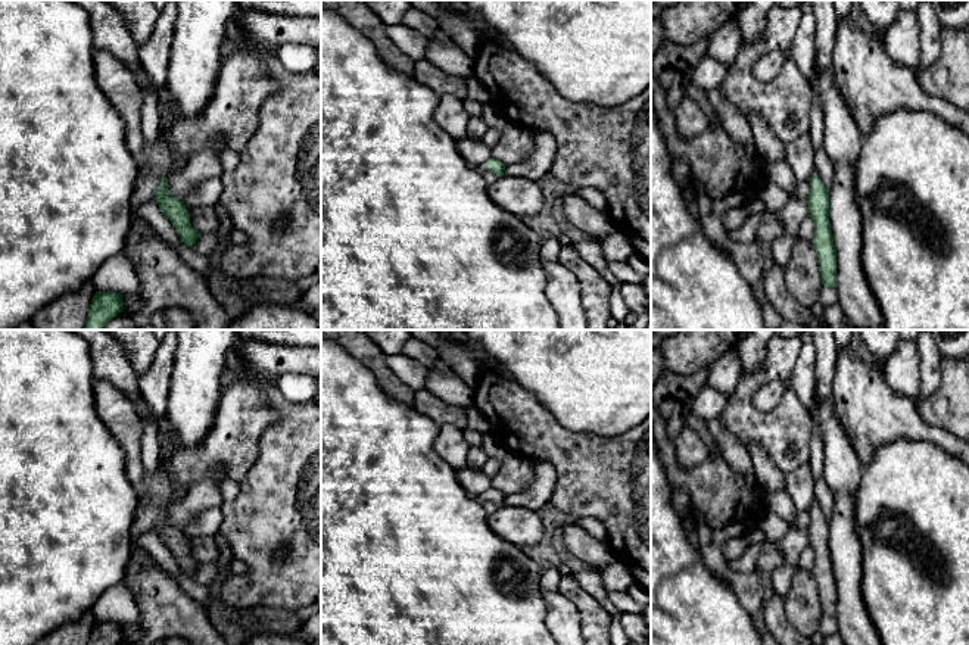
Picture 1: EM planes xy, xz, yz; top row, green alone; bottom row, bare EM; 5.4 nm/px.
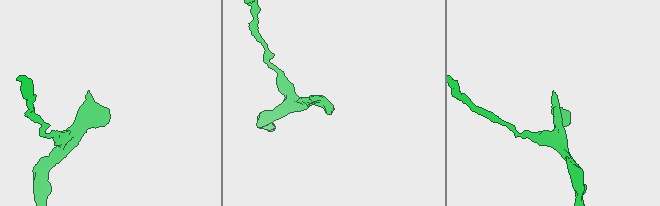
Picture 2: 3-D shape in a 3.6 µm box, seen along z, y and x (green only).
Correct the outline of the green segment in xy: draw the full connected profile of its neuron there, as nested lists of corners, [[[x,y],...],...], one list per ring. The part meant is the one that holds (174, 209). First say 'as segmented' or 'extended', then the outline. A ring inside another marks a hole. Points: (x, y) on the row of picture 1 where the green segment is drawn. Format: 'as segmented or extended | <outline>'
as segmented | [[[166,177],[161,180],[155,199],[163,216],[171,221],[178,233],[181,242],[191,247],[200,233],[191,227],[184,202],[169,193]]]

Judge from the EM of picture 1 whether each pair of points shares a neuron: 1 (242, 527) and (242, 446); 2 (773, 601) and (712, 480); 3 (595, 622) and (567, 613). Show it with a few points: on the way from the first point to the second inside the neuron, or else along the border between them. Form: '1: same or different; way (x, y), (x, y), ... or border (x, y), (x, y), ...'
1: different; border (258, 449), (252, 467), (240, 483)
2: different; border (767, 588), (760, 610)
3: different; border (557, 591), (576, 607), (582, 629)

